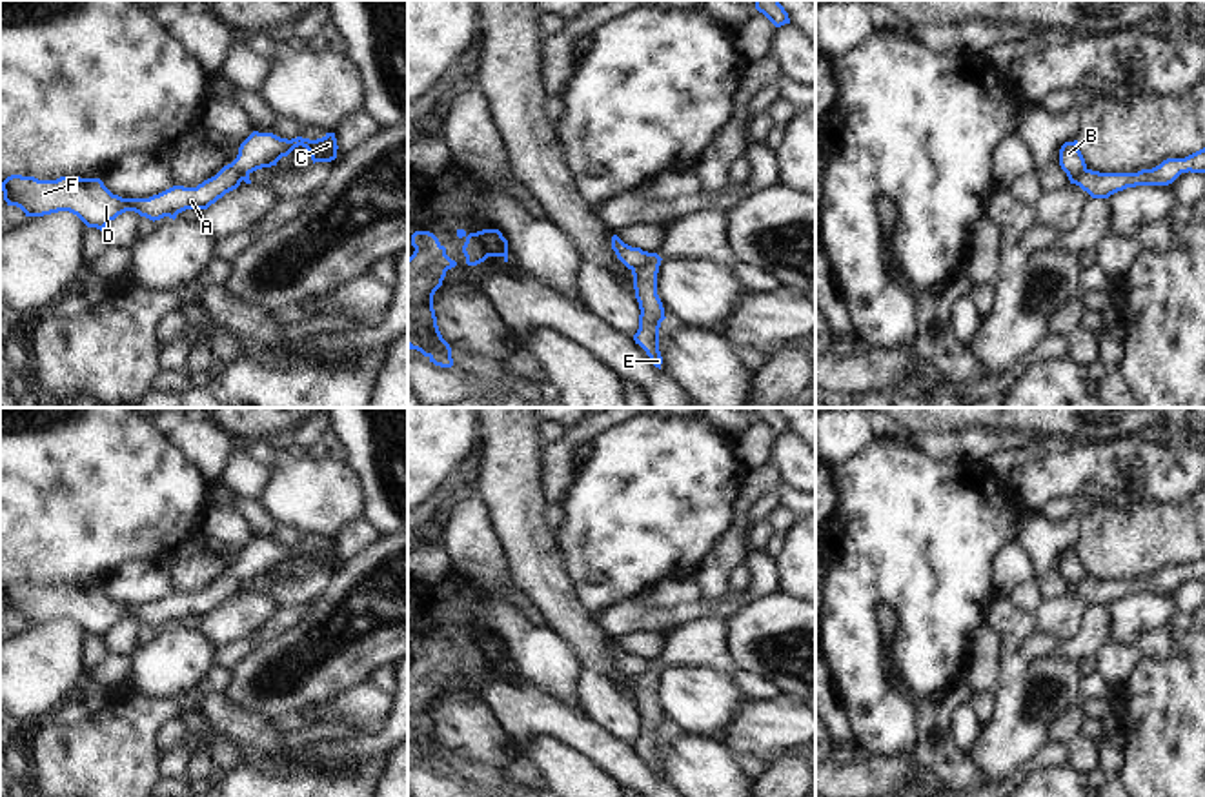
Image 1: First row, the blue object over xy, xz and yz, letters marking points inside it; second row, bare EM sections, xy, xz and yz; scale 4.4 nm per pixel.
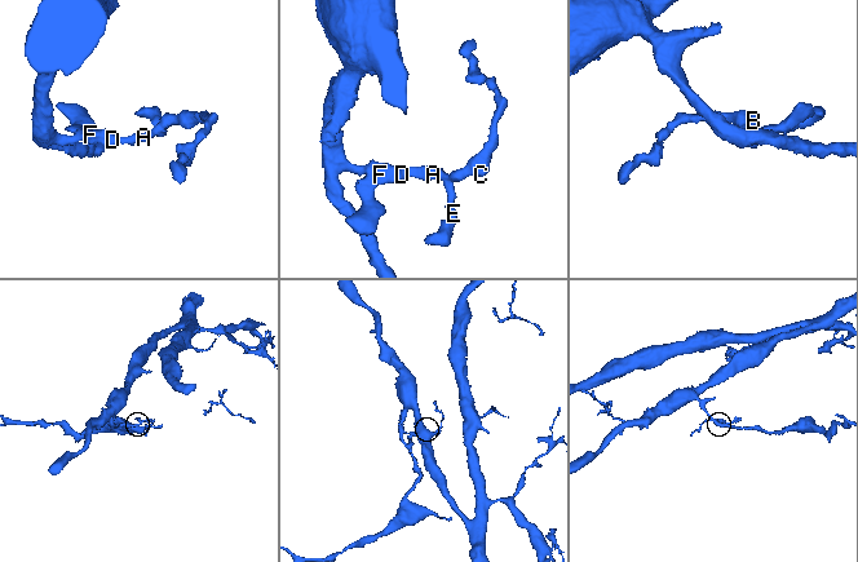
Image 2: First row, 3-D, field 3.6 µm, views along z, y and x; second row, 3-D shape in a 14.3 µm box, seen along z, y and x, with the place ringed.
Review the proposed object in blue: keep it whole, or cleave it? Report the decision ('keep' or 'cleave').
cleave

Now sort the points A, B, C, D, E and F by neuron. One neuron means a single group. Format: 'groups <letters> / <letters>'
groups A B C D F / E

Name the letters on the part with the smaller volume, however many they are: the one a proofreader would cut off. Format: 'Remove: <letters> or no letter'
Remove: E

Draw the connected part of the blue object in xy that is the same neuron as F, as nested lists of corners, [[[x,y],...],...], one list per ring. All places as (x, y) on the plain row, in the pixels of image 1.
[[[253,539],[238,555],[237,566],[215,584],[197,595],[173,593],[149,606],[122,606],[113,602],[100,586],[60,584],[38,588],[11,582],[2,590],[7,613],[20,615],[25,624],[44,624],[58,619],[76,622],[87,635],[104,635],[126,619],[135,619],[149,628],[177,626],[186,617],[208,617],[226,600],[237,597],[242,586],[257,577],[277,573],[295,555],[306,555],[313,571],[337,566],[335,540],[322,546],[280,546],[273,540]]]

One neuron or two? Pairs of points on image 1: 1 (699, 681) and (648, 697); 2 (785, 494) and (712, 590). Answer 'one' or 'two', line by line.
1: two
2: two

